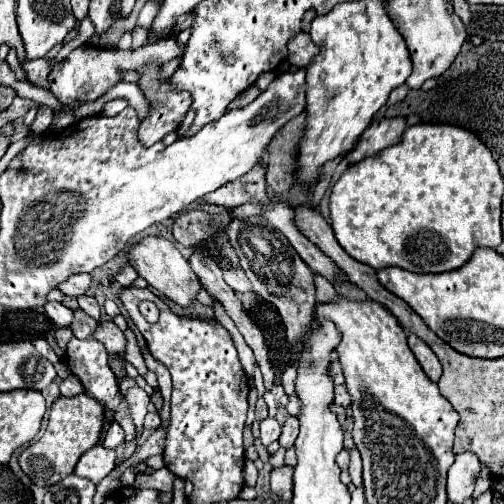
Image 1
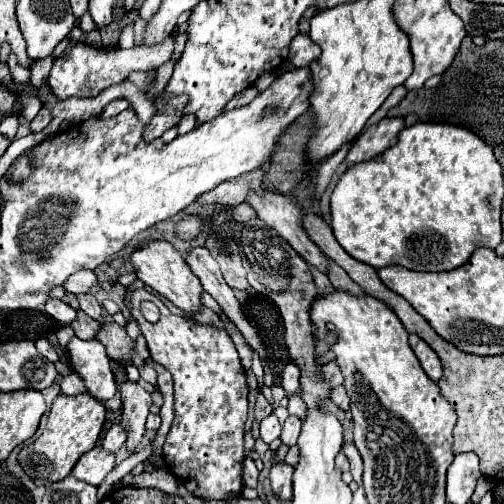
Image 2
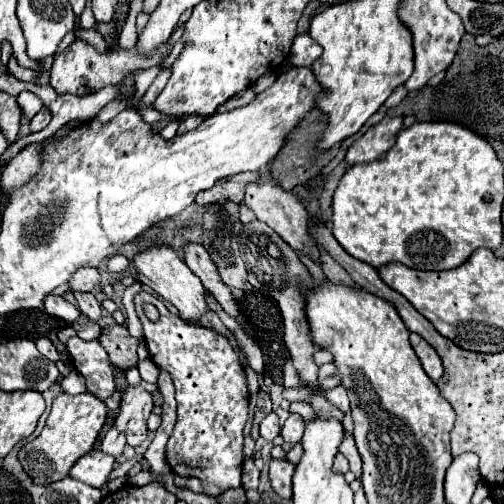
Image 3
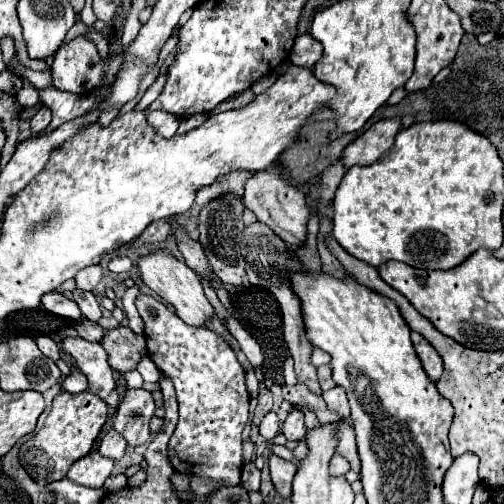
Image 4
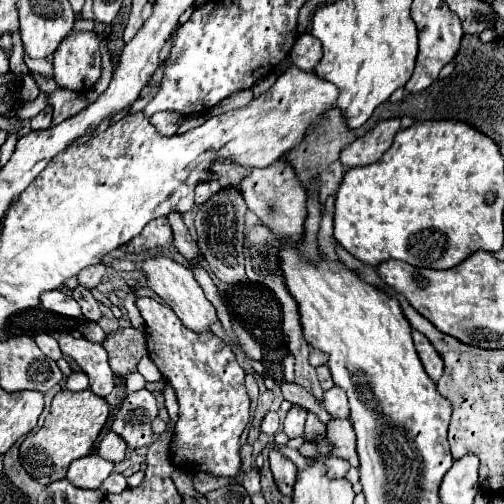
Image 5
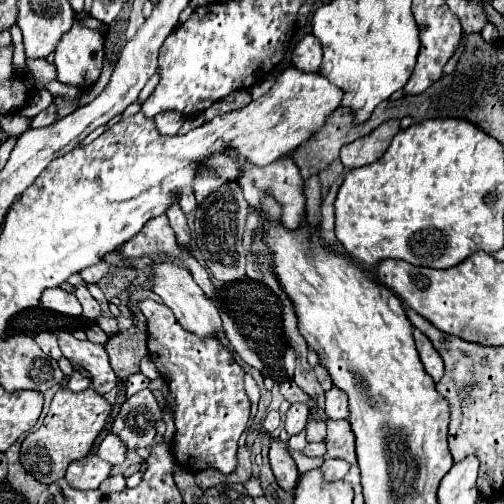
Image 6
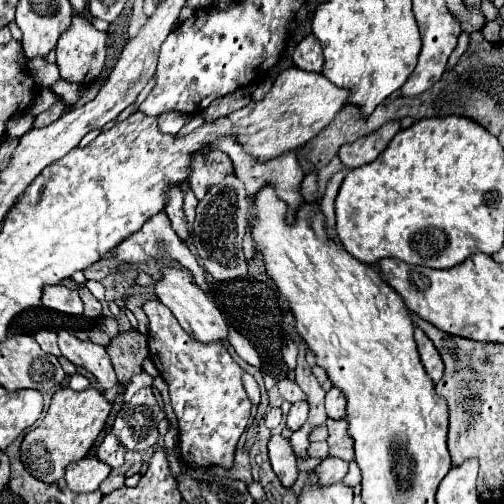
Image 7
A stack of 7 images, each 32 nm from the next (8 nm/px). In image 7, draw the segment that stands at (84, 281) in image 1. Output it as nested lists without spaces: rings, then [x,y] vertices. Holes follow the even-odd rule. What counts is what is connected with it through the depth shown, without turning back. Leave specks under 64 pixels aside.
[[[162,210],[160,214],[148,218],[146,224],[144,224],[138,232],[134,232],[134,234],[128,236],[128,238],[124,238],[122,244],[118,244],[118,246],[114,248],[112,258],[100,260],[100,262],[88,266],[84,272],[86,272],[86,278],[88,278],[88,280],[102,280],[102,278],[106,278],[108,274],[118,272],[120,266],[138,266],[138,264],[144,264],[144,262],[148,262],[148,260],[172,260],[172,262],[178,262],[180,266],[184,266],[186,270],[190,270],[196,284],[204,290],[204,292],[210,292],[210,286],[212,285],[206,280],[206,271],[200,268],[198,260],[196,260],[196,258],[192,256],[192,252],[188,250],[188,244],[174,232],[174,228],[172,228],[172,224],[170,224],[170,220],[168,220],[168,216],[166,216],[164,210]]]

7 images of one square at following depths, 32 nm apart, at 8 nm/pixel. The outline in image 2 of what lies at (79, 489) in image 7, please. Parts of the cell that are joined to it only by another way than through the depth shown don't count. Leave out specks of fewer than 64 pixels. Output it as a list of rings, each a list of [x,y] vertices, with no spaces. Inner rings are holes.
[[[96,446],[76,462],[76,466],[72,468],[72,476],[78,480],[86,480],[92,486],[100,486],[112,468],[114,454],[102,452],[102,448]]]

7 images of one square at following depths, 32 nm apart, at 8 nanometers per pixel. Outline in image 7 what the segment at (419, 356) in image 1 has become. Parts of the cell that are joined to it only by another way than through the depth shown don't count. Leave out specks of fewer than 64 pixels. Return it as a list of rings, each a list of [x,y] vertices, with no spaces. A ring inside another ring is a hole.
[[[416,328],[416,344],[418,344],[418,352],[420,352],[420,360],[428,372],[428,376],[434,380],[434,382],[440,382],[442,374],[444,374],[444,364],[442,364],[442,358],[436,350],[436,346],[432,344],[432,340],[420,330]]]

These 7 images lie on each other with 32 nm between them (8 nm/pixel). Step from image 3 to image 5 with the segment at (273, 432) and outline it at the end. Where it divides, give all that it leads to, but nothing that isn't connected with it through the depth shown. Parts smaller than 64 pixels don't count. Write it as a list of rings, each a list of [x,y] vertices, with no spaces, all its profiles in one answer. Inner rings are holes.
[[[268,412],[262,420],[262,432],[268,434],[268,436],[274,436],[278,430],[280,430],[280,418],[278,418],[278,412]]]

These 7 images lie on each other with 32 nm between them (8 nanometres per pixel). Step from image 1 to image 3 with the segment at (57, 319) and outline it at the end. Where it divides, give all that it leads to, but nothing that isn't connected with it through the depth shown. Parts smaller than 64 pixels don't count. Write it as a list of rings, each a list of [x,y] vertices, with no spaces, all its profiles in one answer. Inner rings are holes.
[[[48,294],[44,298],[44,308],[48,314],[52,314],[64,322],[76,322],[80,316],[80,310],[74,304],[70,304],[62,296],[54,296],[54,294]]]

